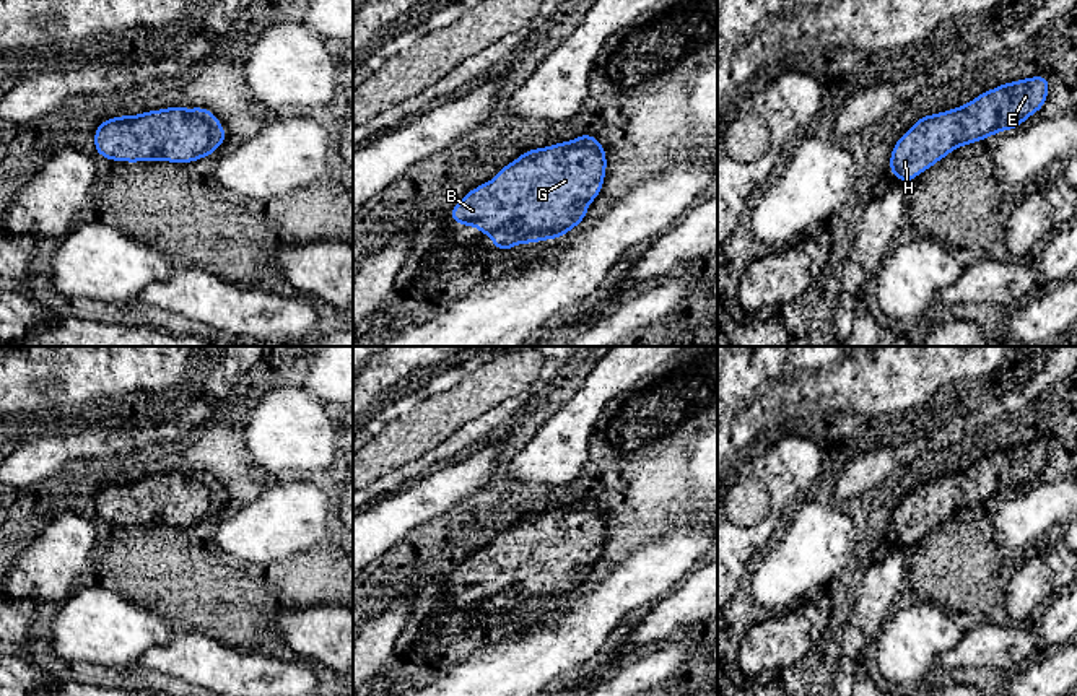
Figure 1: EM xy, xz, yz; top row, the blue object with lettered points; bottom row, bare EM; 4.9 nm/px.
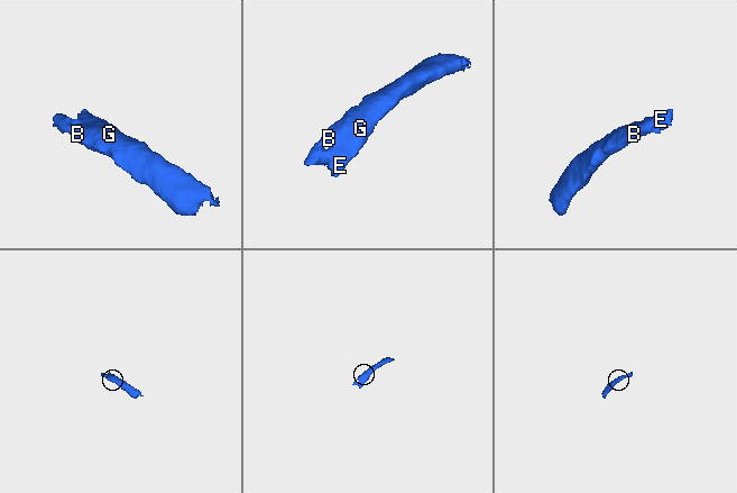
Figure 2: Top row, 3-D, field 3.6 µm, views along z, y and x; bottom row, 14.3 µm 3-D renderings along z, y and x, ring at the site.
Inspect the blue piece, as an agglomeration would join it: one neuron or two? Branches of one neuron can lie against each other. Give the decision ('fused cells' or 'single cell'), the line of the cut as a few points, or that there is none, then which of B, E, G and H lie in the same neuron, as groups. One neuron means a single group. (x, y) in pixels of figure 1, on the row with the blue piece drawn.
single cell | no cut | B E G H

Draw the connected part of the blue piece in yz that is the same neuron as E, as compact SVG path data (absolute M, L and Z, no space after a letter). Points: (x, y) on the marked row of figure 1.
M1044 75L1001 85L961 107L922 115L895 143L890 172L903 184L968 143L1020 127L1043 109L1049 80Z

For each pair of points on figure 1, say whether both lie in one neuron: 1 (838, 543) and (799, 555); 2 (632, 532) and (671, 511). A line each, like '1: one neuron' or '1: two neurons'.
1: one neuron
2: one neuron

